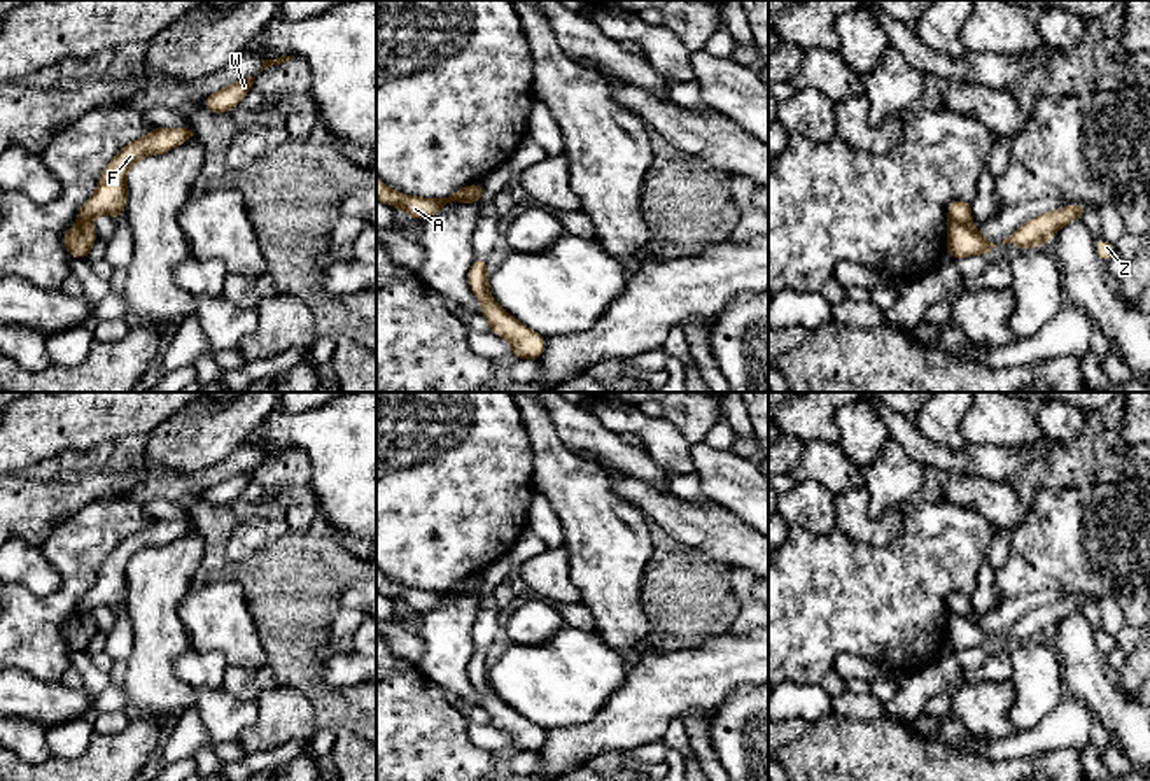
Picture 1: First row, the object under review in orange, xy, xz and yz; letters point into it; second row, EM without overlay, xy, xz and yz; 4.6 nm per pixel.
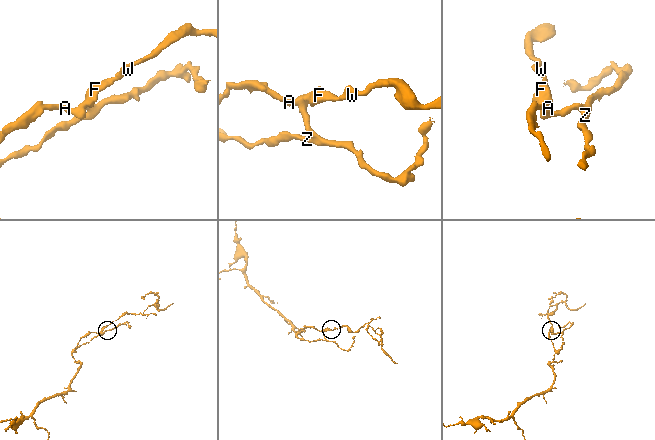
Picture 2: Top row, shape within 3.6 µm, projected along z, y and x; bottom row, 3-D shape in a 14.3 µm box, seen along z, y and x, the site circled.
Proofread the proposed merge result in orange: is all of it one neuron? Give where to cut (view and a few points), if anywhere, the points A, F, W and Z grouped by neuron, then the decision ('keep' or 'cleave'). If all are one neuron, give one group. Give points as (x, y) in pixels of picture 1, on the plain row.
yz (951, 613), (970, 615) | A Z / F W | cleave

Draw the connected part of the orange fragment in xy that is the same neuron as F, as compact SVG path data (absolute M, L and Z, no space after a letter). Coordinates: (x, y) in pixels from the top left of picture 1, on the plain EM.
M158 518L142 531L126 536L103 560L93 588L77 602L77 611L89 615L100 606L114 611L123 609L128 594L126 567L130 560L145 548L163 546L182 538L193 527L187 520Z

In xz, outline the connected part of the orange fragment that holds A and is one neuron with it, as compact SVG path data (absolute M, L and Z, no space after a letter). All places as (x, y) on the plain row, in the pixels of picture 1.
M376 569L376 592L390 597L394 601L404 602L413 613L432 609L448 595L471 594L473 576L462 581L457 581L445 590L420 590L420 588L404 588L396 581L390 581Z

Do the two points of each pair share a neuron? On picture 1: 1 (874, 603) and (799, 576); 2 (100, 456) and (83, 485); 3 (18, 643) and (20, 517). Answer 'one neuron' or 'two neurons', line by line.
1: one neuron
2: two neurons
3: two neurons

